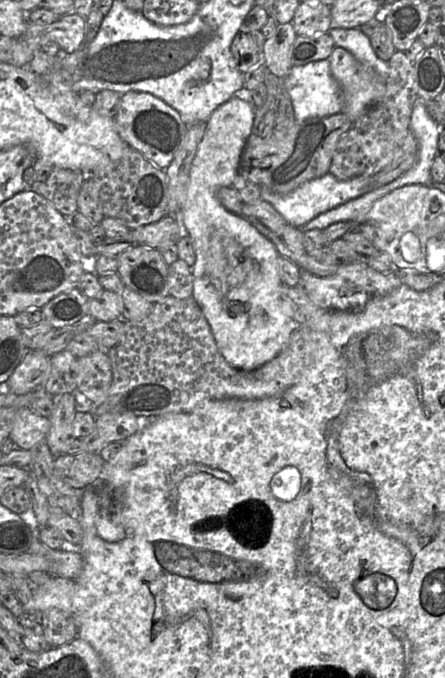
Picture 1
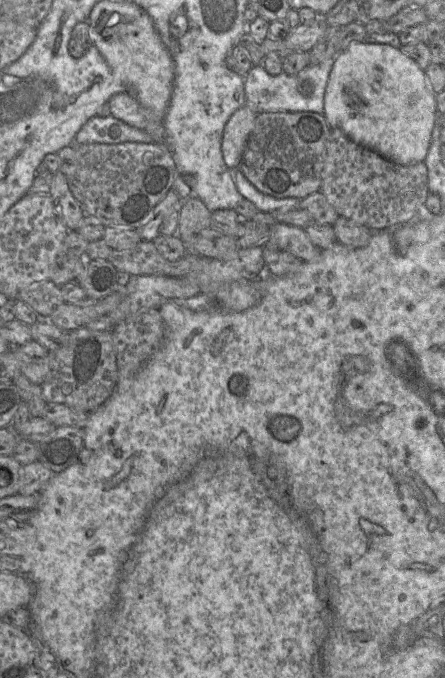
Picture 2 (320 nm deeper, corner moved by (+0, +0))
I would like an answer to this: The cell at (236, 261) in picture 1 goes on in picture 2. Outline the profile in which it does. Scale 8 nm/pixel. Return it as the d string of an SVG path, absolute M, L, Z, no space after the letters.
M245 104L227 121L223 130L221 149L223 159L229 169L239 166L257 115Z

